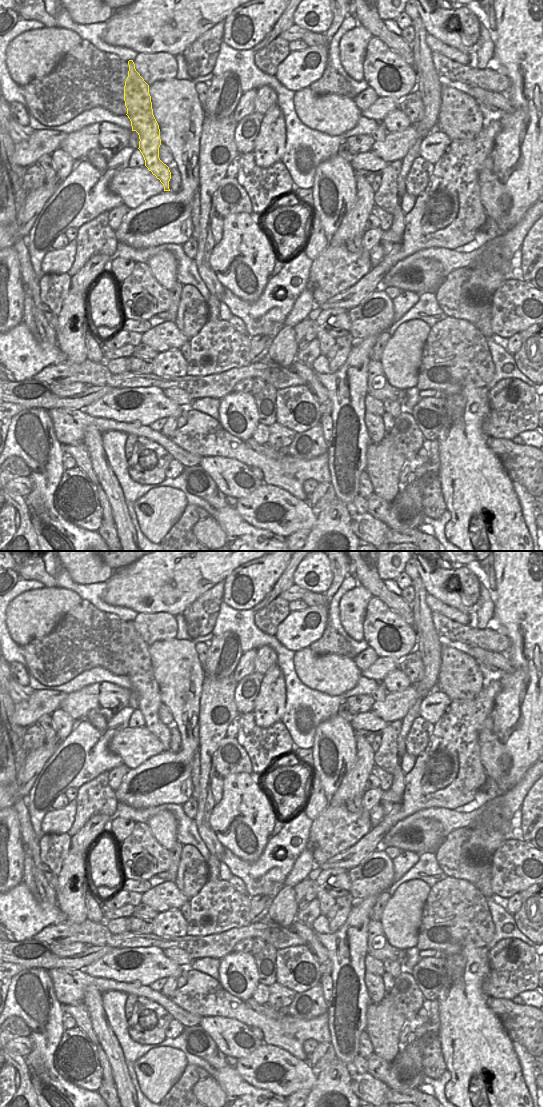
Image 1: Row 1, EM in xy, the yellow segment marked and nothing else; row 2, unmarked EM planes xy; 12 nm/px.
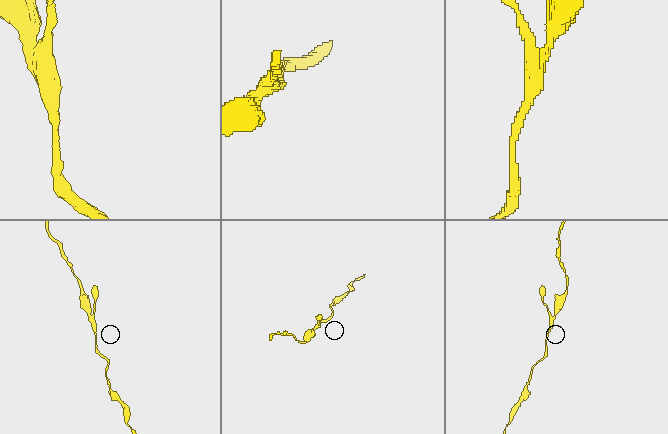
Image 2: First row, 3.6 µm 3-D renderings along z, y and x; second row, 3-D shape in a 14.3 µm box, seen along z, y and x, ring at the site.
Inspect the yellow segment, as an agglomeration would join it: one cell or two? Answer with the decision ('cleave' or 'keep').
keep

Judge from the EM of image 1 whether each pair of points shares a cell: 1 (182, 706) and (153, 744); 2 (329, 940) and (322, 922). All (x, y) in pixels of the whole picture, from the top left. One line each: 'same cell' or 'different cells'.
1: different cells
2: different cells

